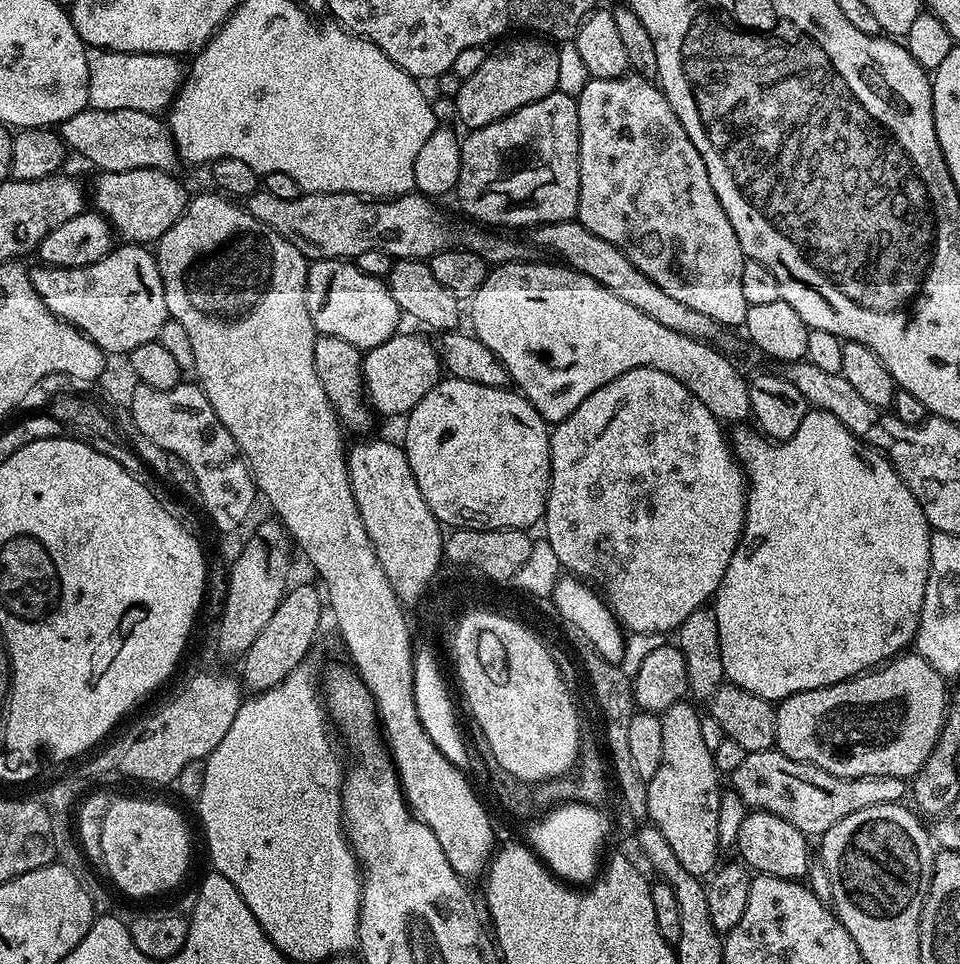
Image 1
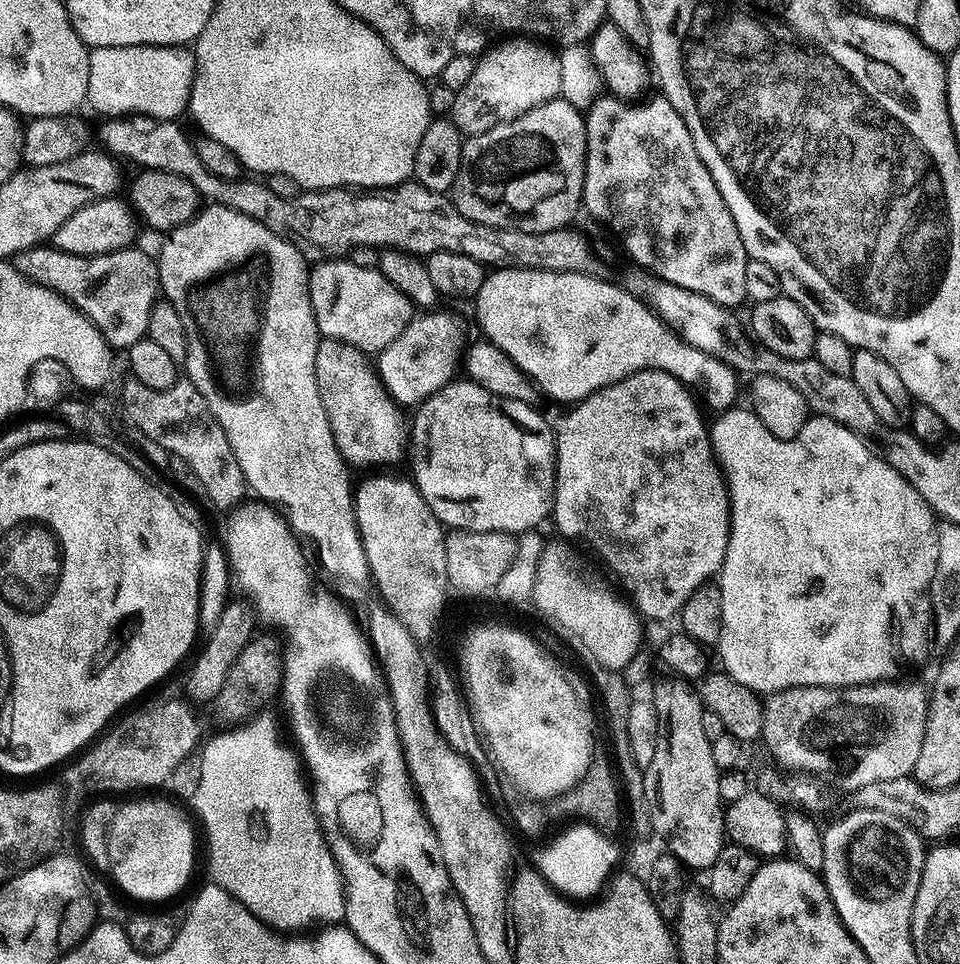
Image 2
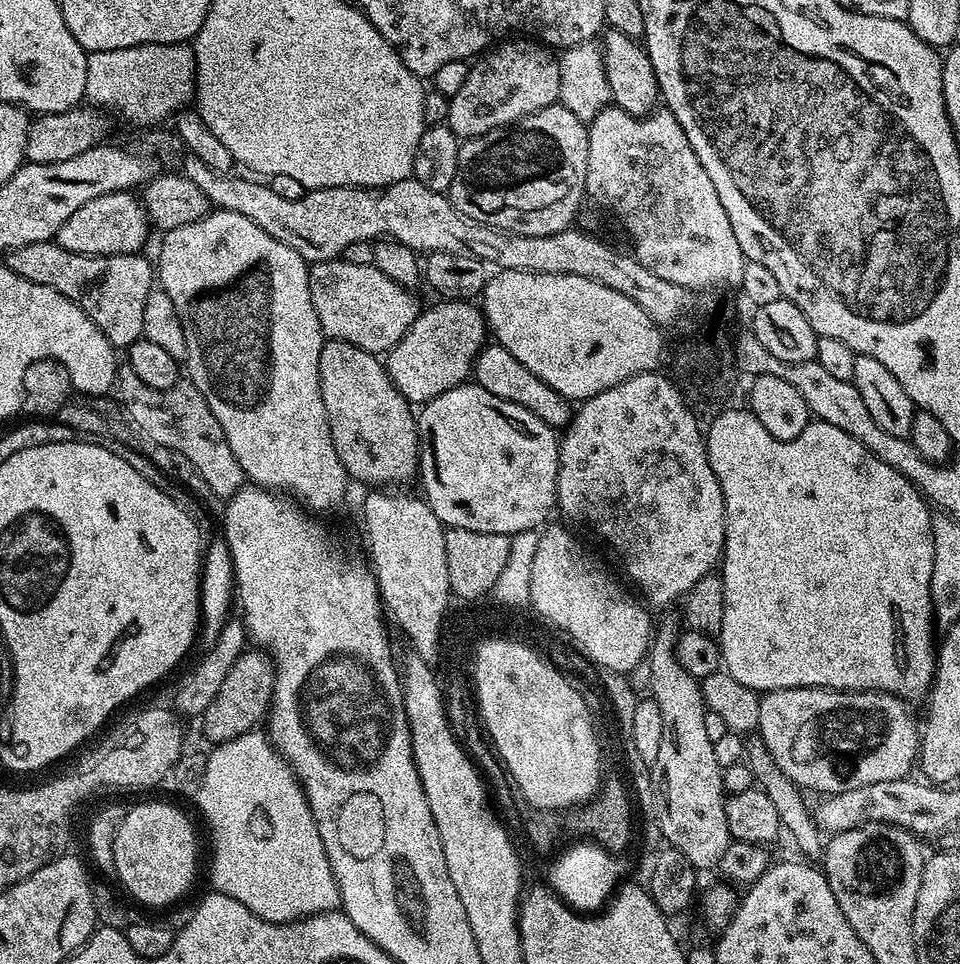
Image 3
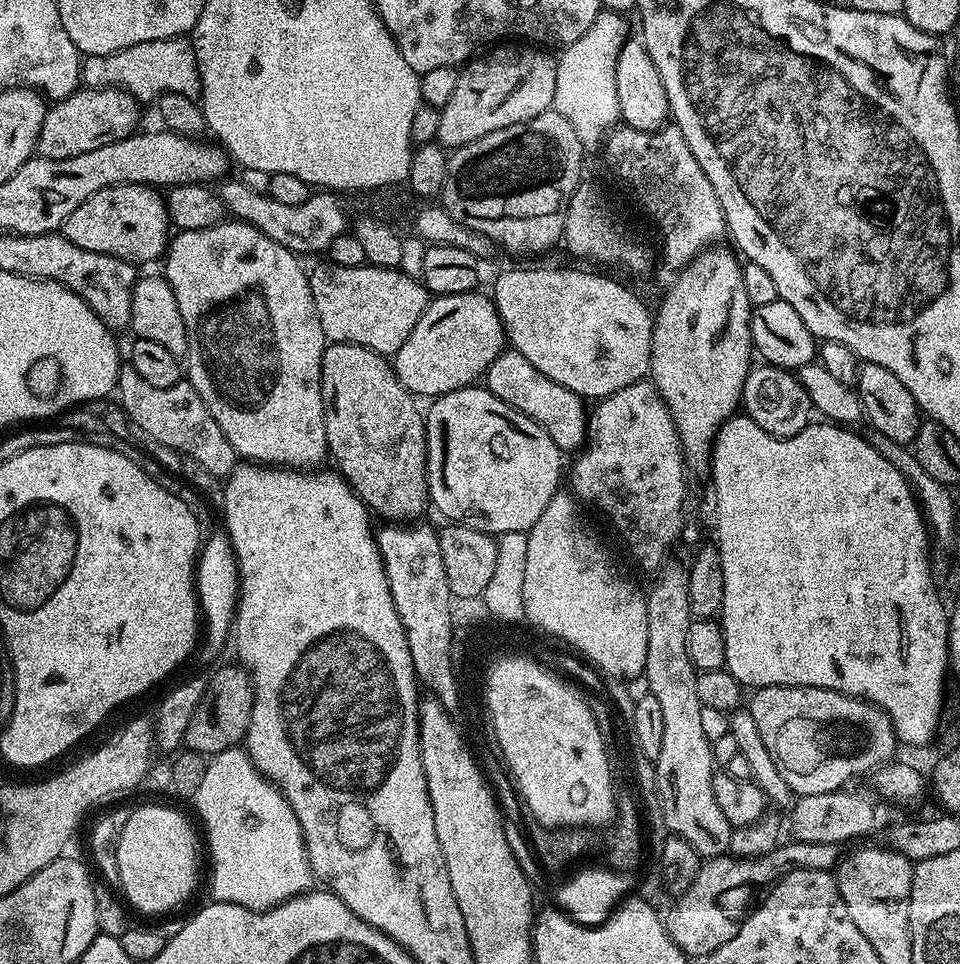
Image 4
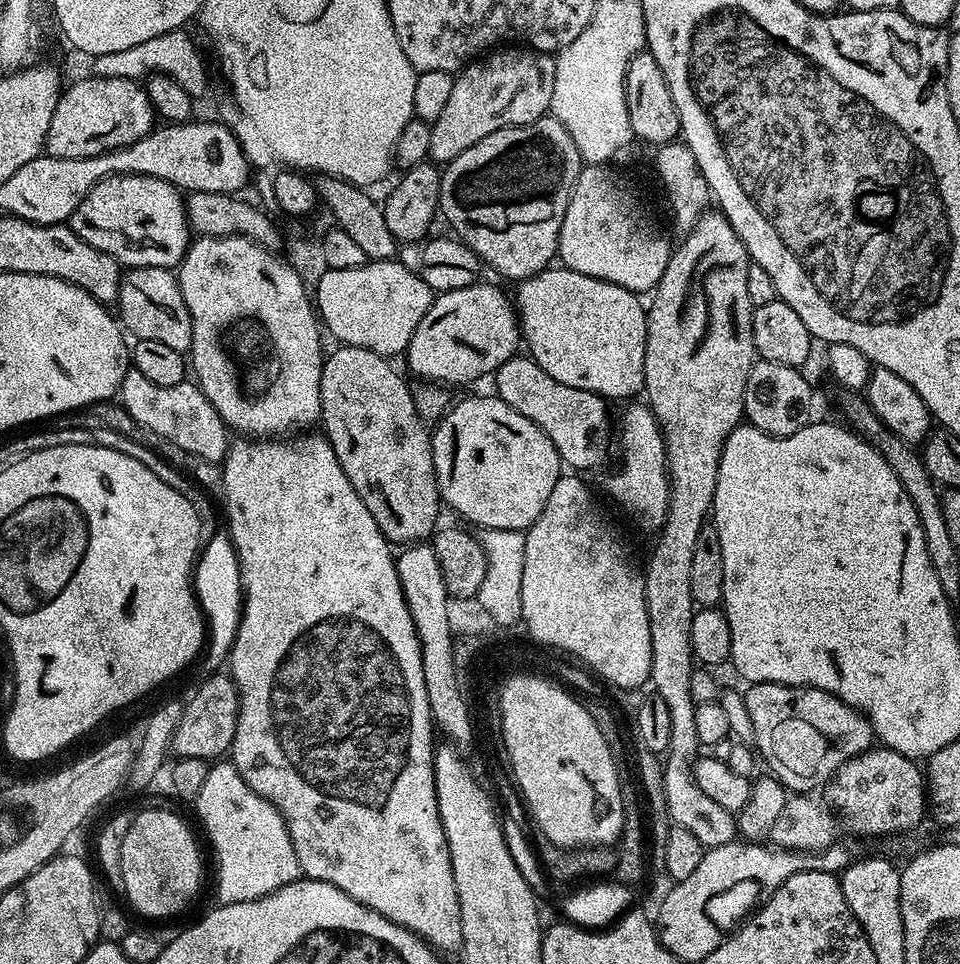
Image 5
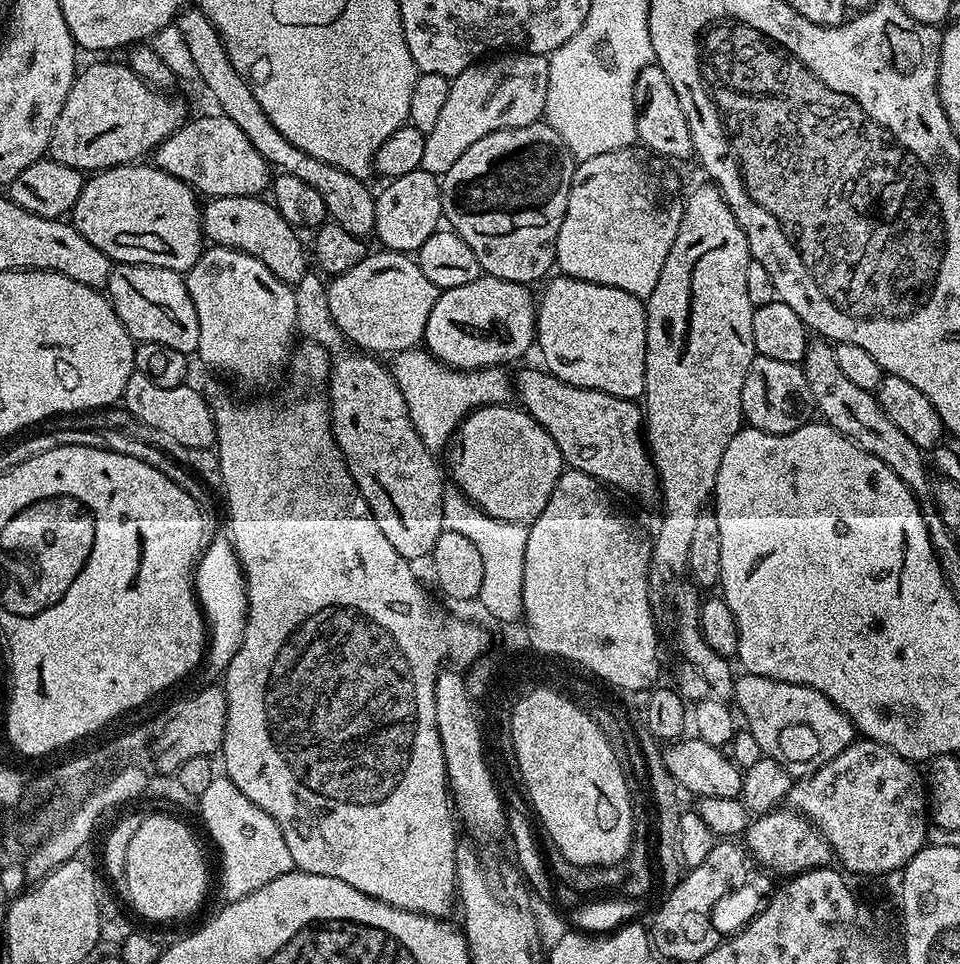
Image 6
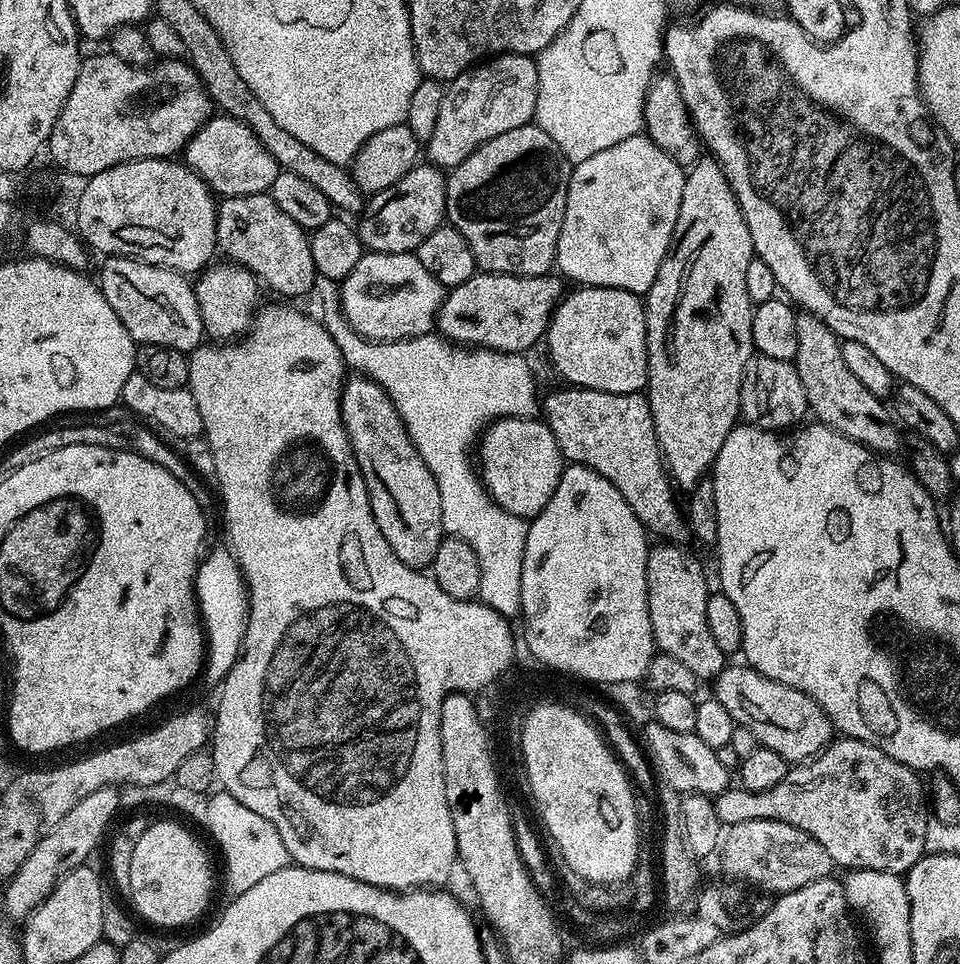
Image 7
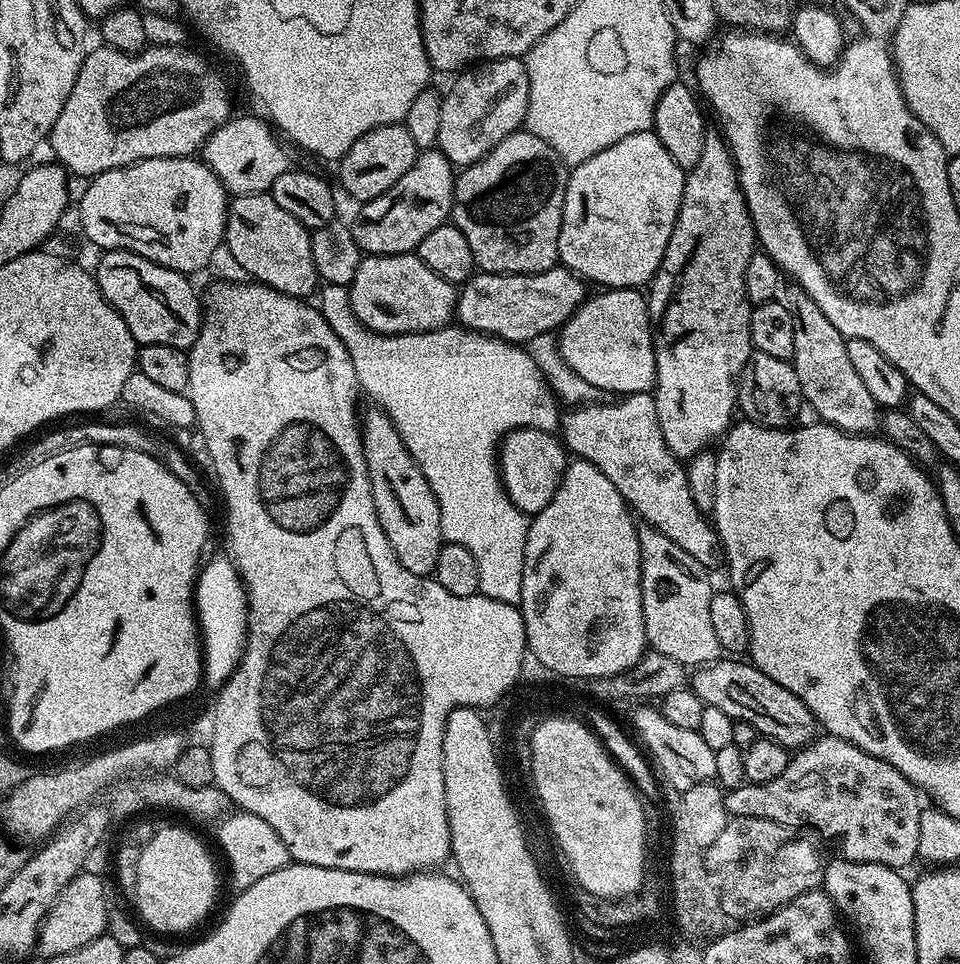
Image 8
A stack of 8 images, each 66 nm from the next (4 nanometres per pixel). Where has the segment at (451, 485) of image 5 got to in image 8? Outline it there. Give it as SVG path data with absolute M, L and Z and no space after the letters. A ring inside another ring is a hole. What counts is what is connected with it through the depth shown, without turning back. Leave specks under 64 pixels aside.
M519 428L508 433L498 448L500 480L514 506L525 514L538 513L552 501L569 463L563 443L553 433L533 428Z

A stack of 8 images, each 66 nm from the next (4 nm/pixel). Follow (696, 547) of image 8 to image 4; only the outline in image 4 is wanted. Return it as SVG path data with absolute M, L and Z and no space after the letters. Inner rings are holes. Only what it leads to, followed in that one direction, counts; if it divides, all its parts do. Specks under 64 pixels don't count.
M514 350L500 352L490 362L482 380L490 394L502 398L502 402L506 402L506 406L510 406L514 410L526 414L534 422L538 422L538 426L542 426L542 430L546 430L546 434L550 434L550 438L554 438L561 453L575 453L585 443L590 415L589 409L587 407L584 409L585 397L574 394L574 390L566 390L566 386L554 382L554 378L546 378L546 374L542 374L534 366L530 366L530 361L522 358L522 354L518 354Z

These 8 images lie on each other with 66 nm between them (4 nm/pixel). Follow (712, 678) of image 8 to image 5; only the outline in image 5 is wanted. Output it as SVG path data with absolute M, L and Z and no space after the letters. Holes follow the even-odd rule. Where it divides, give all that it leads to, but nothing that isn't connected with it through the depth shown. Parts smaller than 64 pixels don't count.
M753 684L743 693L746 710L750 710L750 722L754 722L755 747L759 755L777 764L775 775L785 788L796 794L808 794L819 786L827 785L847 760L853 760L874 744L872 723L859 708L851 708L834 694L817 688L790 684Z

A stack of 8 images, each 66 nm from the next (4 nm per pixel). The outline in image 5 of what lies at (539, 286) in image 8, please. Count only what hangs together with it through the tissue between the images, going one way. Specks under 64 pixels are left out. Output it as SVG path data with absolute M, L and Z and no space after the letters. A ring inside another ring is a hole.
M477 282L462 290L441 292L435 297L422 322L418 322L418 330L414 330L414 338L410 338L406 359L408 368L424 382L435 382L440 386L448 384L468 384L479 376L491 377L496 369L510 357L517 355L522 348L520 317L516 310L513 297L508 296L500 288L492 284Z

